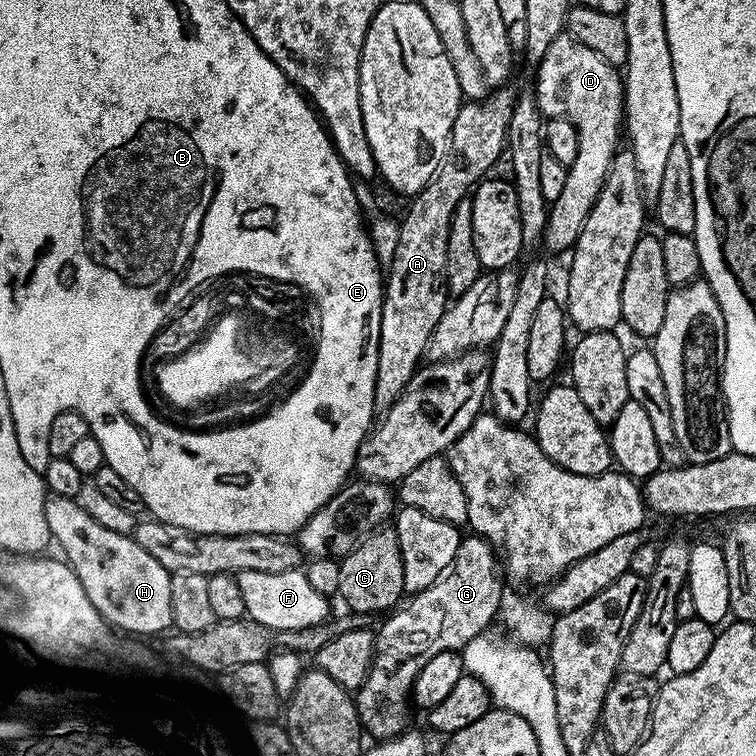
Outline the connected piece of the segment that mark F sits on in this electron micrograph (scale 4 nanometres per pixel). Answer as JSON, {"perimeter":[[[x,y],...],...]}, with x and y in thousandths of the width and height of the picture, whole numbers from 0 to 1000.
{"perimeter":[[[325,754],[313,763],[320,775],[320,788],[328,798],[327,819],[335,820],[365,836],[388,836],[401,831],[414,831],[435,819],[435,790],[421,786],[410,775],[401,755],[373,759],[345,759],[341,754]]]}

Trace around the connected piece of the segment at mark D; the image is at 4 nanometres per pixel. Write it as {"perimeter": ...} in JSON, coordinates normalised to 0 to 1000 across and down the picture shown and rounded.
{"perimeter":[[[742,45],[728,60],[722,73],[712,81],[710,90],[714,91],[709,95],[706,126],[716,149],[725,156],[747,153],[765,172],[765,205],[759,209],[759,214],[751,218],[751,234],[743,257],[738,257],[738,262],[725,276],[725,298],[720,302],[718,315],[718,321],[722,328],[725,323],[728,332],[750,335],[761,324],[765,310],[770,310],[770,299],[775,294],[786,267],[794,259],[810,212],[821,194],[820,175],[823,180],[823,165],[828,159],[825,108],[816,86],[802,82],[802,77],[796,77],[796,71],[786,71],[786,66],[780,66],[780,61],[770,61],[770,56],[761,53],[755,45]]]}

